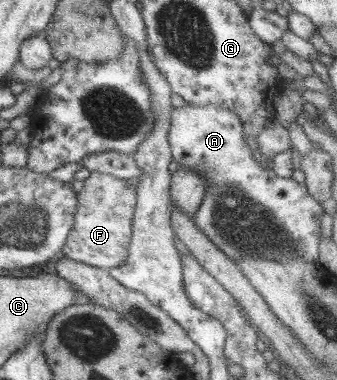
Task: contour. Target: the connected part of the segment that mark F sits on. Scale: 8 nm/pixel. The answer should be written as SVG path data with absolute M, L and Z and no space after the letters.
M92 171L78 193L78 212L69 240L62 254L103 269L122 266L130 256L133 241L134 217L137 209L137 186L128 184L128 179L112 174Z

